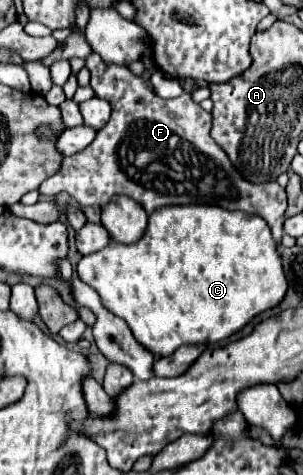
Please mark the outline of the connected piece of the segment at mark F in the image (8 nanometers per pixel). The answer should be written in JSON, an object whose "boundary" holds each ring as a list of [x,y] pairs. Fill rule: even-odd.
{"boundary":[[[95,53],[89,55],[87,67],[91,71],[91,87],[97,93],[97,97],[103,97],[111,103],[111,119],[109,123],[97,131],[97,137],[85,151],[79,151],[77,155],[65,157],[63,167],[59,173],[55,173],[51,179],[41,183],[39,193],[53,197],[57,193],[69,193],[71,197],[79,199],[81,205],[107,205],[115,195],[125,195],[135,199],[149,215],[167,205],[219,205],[223,209],[239,209],[251,215],[259,215],[267,221],[271,227],[273,239],[279,243],[283,235],[283,221],[285,221],[285,189],[281,189],[277,183],[263,183],[253,185],[245,183],[241,175],[231,167],[229,157],[217,143],[213,143],[209,131],[211,131],[211,115],[203,111],[197,103],[193,103],[191,93],[183,93],[177,99],[161,99],[153,95],[141,79],[137,79],[127,67],[109,67],[97,57]]]}

